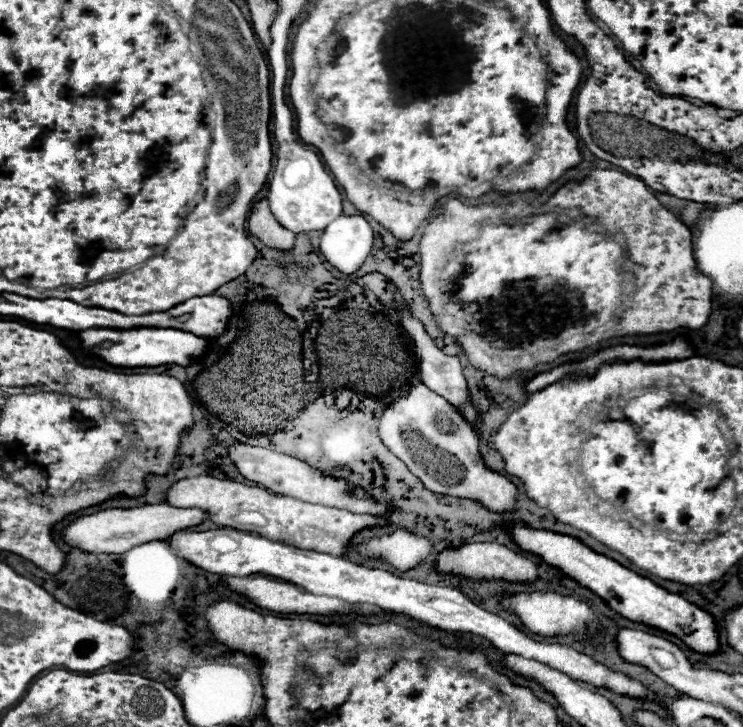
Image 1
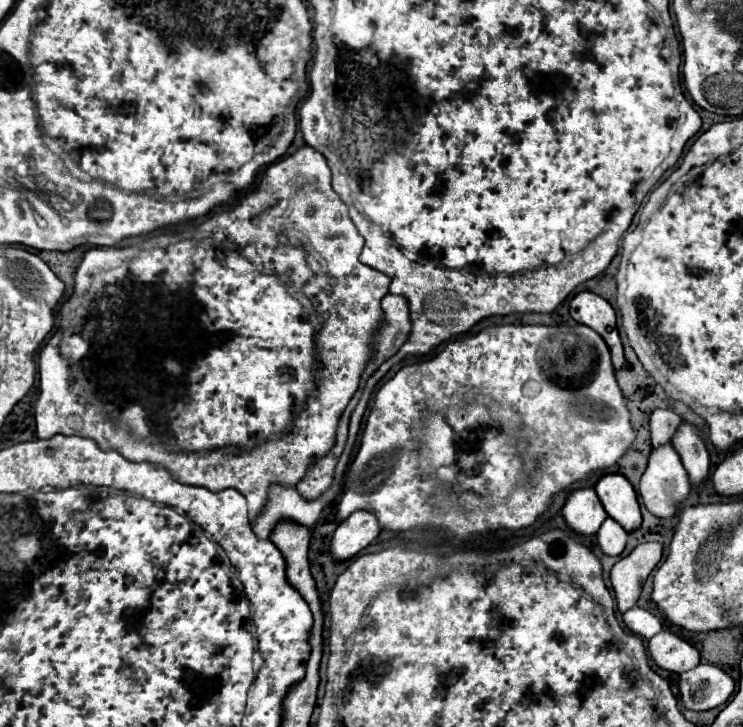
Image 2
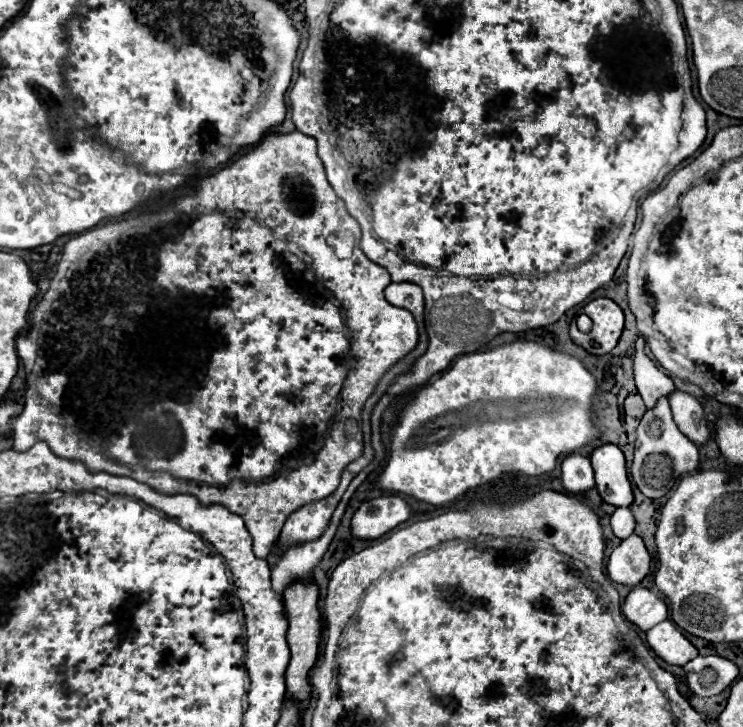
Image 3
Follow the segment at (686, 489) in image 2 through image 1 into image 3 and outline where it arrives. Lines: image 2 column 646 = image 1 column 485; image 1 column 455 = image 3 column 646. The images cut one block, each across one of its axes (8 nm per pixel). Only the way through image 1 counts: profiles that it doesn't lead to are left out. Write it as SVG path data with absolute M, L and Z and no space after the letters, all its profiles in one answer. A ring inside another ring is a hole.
M660 398L654 408L648 408L644 416L640 418L640 424L636 428L636 450L634 450L634 460L632 460L632 480L640 488L640 492L648 498L660 498L670 488L674 482L684 474L690 472L698 466L698 446L690 442L676 426L668 400Z

